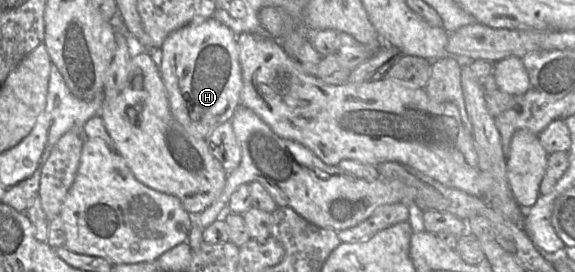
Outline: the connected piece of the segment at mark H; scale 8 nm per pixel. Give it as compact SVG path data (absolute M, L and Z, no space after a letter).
M214 17L172 32L158 51L158 66L170 110L188 133L205 140L220 124L230 122L240 105L243 86L236 35Z

